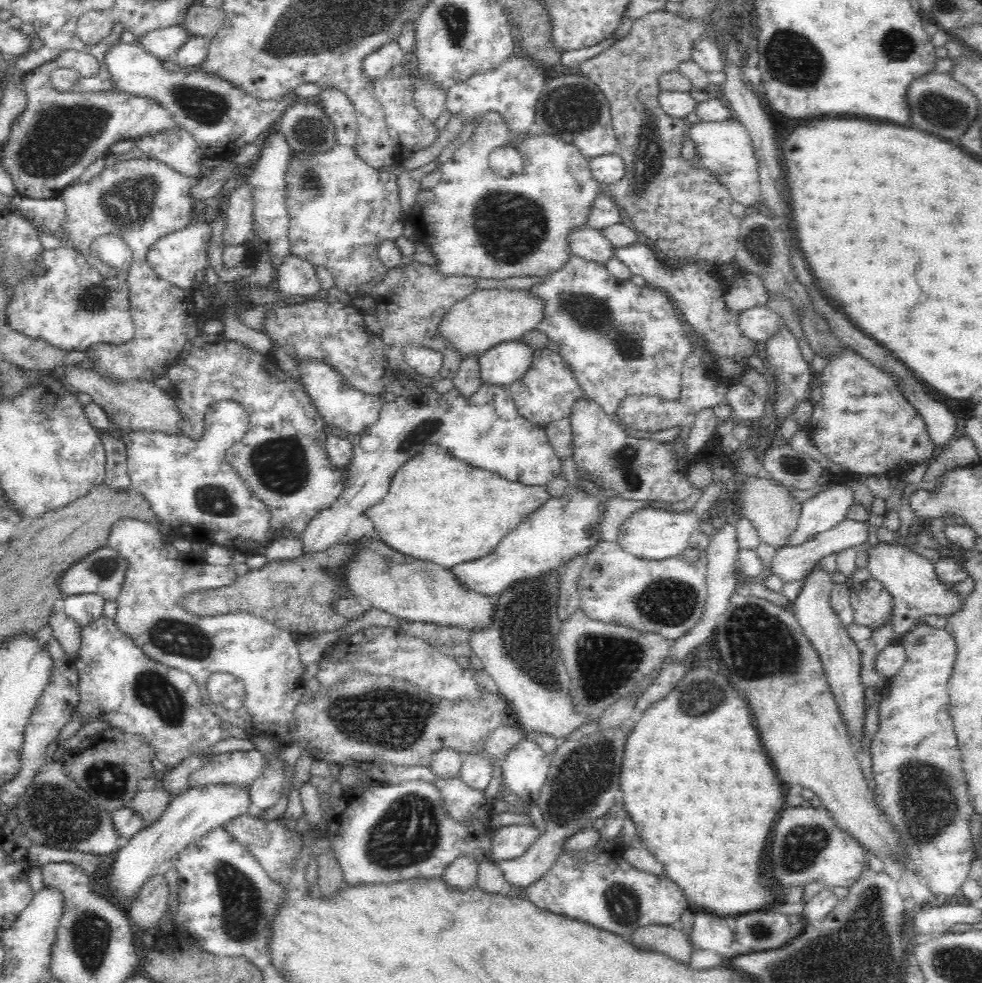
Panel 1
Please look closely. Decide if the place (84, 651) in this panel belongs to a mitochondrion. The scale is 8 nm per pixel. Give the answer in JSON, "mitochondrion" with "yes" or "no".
{"mitochondrion":"no"}

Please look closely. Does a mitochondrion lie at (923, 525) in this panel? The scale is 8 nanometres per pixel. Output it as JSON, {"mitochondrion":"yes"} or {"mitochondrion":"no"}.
{"mitochondrion":"no"}

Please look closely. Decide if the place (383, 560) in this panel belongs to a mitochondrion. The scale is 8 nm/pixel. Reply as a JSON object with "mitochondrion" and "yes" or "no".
{"mitochondrion":"yes"}

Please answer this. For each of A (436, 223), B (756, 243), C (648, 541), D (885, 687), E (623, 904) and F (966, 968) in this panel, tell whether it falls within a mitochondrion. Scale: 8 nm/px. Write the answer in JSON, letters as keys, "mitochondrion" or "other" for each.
{"A":"other","B":"mitochondrion","C":"other","D":"other","E":"mitochondrion","F":"mitochondrion"}

